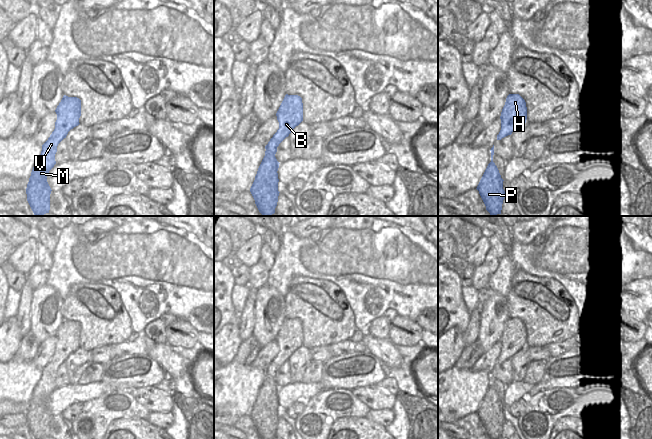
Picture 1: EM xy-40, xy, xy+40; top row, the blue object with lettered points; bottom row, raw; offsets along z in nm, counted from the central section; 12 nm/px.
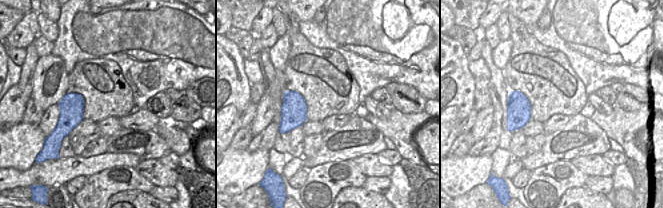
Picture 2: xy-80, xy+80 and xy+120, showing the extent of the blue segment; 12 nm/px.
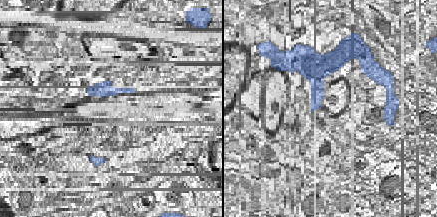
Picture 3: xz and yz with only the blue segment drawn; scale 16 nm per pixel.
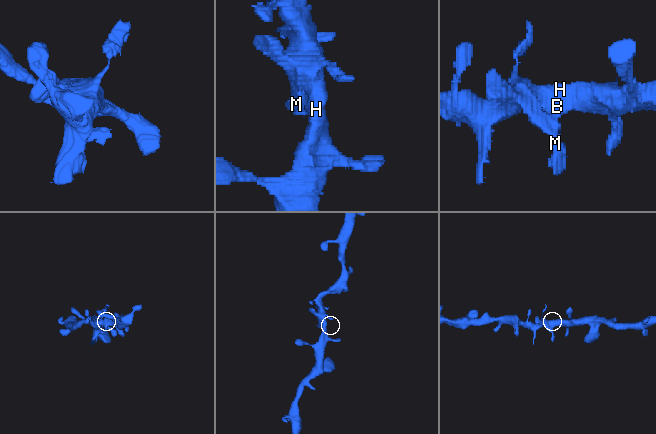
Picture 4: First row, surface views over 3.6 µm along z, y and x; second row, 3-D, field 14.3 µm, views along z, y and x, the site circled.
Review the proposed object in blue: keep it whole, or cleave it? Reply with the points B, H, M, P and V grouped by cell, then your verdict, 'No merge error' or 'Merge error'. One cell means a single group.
Groups: B H M P V. No merge error

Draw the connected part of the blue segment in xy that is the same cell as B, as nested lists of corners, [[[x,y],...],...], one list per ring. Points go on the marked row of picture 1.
[[[286,94],[277,113],[279,129],[265,146],[265,156],[258,168],[250,192],[263,216],[275,213],[278,202],[278,168],[275,154],[279,144],[303,121],[303,103],[298,95]]]

